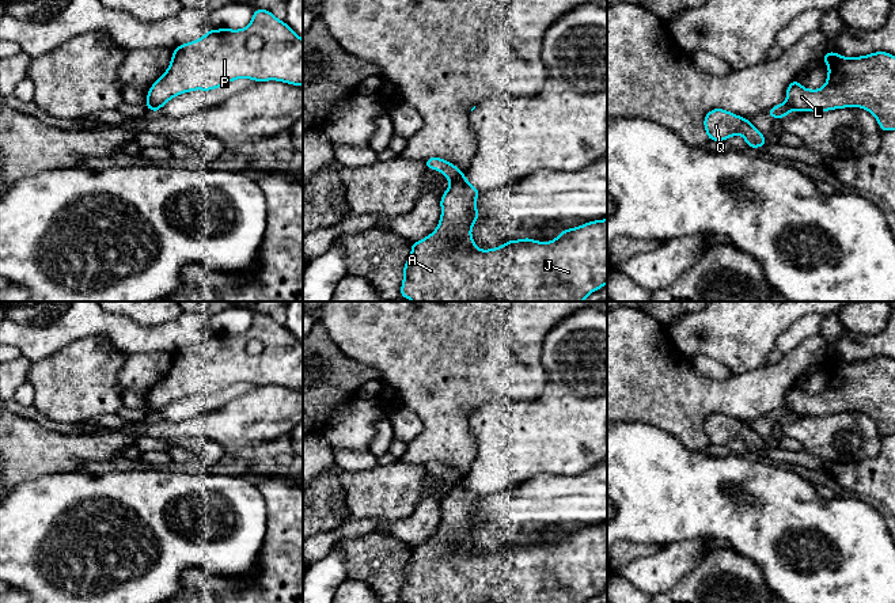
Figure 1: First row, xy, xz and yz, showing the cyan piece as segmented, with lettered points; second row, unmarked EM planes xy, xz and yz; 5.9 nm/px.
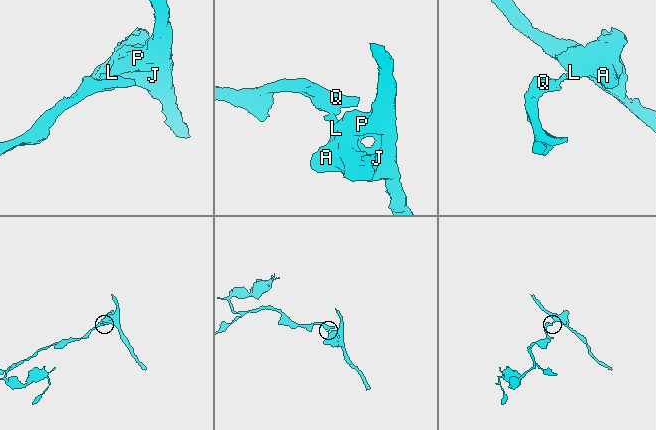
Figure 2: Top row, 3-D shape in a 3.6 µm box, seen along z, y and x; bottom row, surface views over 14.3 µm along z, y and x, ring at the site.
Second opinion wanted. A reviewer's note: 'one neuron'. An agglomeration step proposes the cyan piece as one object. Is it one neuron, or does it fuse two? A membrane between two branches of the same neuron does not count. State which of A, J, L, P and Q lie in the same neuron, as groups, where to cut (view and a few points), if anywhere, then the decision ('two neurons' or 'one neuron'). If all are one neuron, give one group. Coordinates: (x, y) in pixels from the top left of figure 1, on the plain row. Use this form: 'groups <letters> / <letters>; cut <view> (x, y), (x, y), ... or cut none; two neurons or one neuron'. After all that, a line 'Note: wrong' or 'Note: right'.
groups A J L P / Q; cut xz (463, 478), (451, 486); two neurons
Note: wrong

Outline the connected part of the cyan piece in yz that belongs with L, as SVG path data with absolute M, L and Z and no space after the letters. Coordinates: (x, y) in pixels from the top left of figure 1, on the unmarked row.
M827 354L820 364L828 369L826 388L807 394L797 383L786 392L786 407L794 416L828 416L862 412L879 426L881 436L895 435L895 360L875 356L842 361Z

